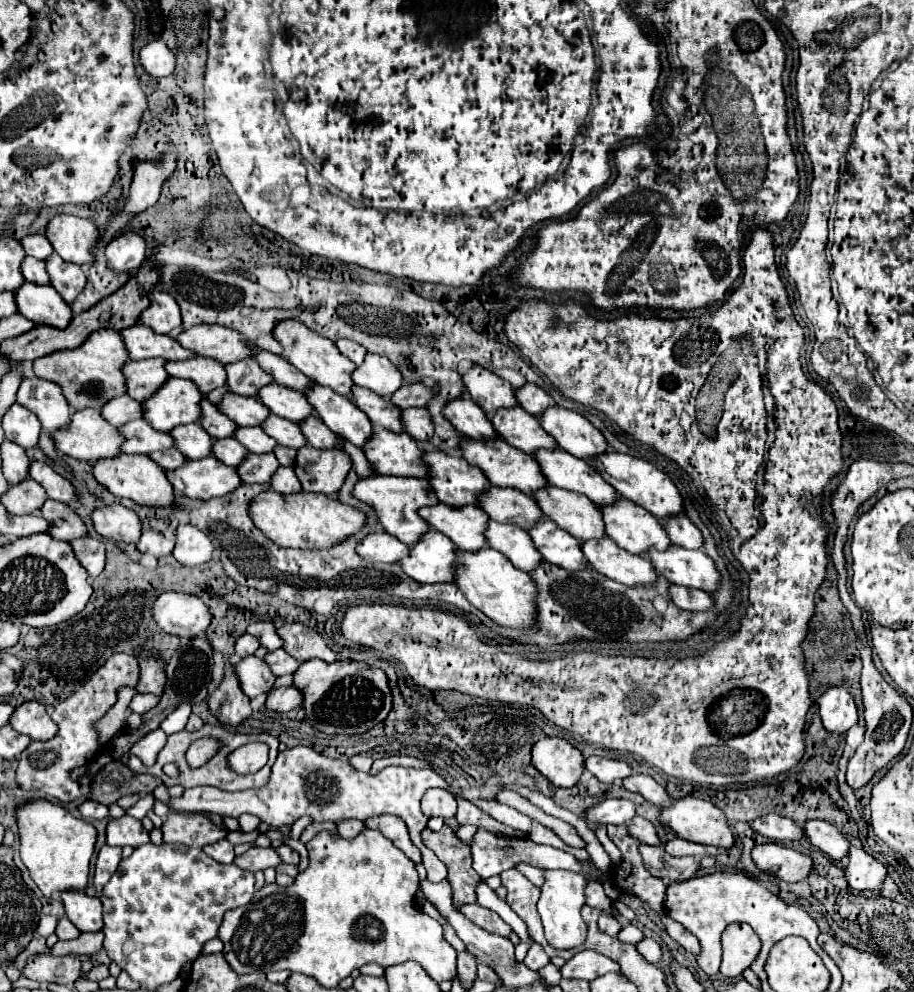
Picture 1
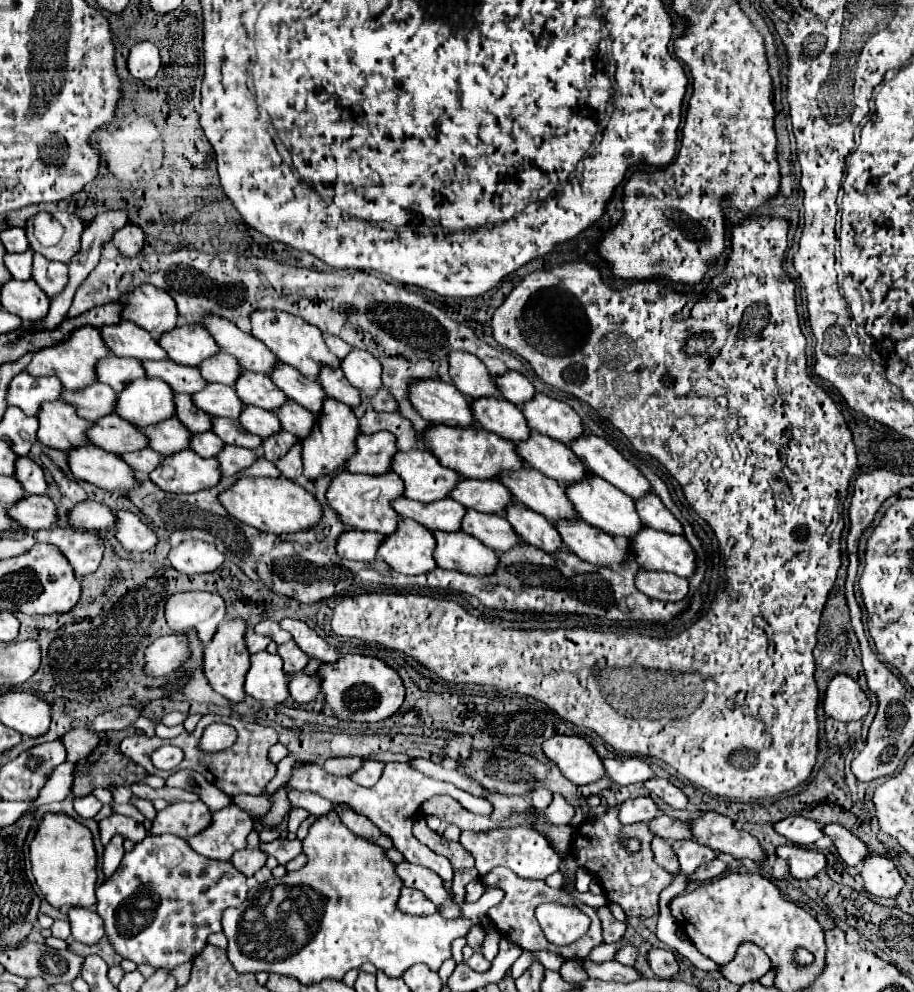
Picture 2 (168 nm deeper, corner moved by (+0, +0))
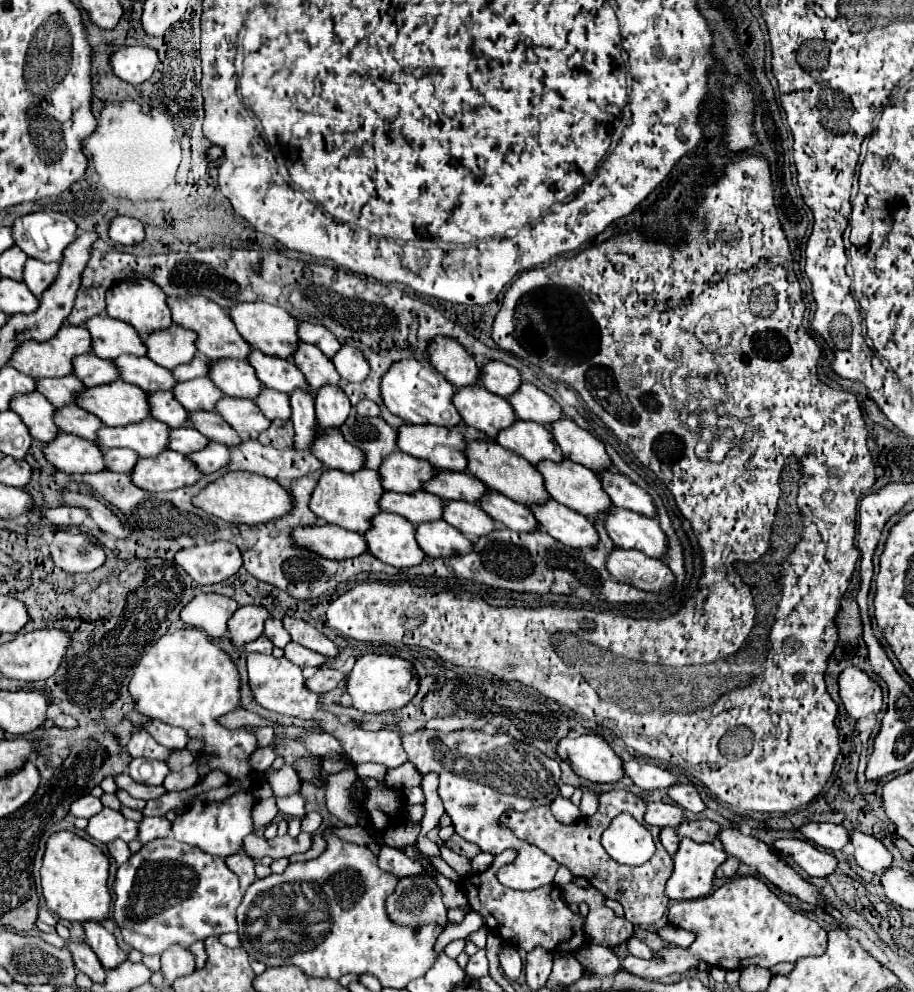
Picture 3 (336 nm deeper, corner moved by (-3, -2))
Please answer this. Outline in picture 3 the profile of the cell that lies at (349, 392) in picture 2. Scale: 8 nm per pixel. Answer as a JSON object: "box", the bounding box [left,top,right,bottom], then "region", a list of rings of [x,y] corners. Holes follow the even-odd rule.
{"box":[294,343,340,391],"region":[[[300,343],[298,351],[294,353],[294,363],[304,373],[306,381],[310,383],[310,387],[314,391],[320,389],[320,387],[324,387],[324,385],[336,385],[336,387],[340,387],[340,375],[336,373],[336,367],[314,345]]]}

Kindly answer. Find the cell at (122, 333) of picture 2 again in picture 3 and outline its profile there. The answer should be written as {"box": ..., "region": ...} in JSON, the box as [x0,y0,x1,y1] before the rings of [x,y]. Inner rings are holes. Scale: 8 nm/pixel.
{"box":[86,315,148,359],"region":[[[96,315],[86,321],[86,329],[92,333],[94,353],[102,359],[116,359],[126,351],[140,351],[134,355],[148,353],[142,337],[126,321],[116,321],[112,317]]]}

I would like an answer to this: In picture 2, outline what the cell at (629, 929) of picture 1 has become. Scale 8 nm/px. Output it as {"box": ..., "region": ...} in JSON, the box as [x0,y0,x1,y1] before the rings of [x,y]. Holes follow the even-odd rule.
{"box":[583,941,623,961],"region":[[[619,941],[619,943],[613,943],[613,945],[607,945],[607,943],[601,943],[601,945],[597,945],[583,961],[609,961],[609,959],[613,959],[613,955],[615,955],[615,951],[619,949],[623,945],[623,941]]]}

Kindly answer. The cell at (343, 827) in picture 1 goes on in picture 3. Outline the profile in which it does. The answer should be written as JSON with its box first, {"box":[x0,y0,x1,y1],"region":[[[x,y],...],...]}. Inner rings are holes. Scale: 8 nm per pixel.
{"box":[266,765,302,799],"region":[[[284,765],[280,771],[270,771],[270,769],[268,769],[266,781],[270,783],[276,799],[288,797],[288,795],[298,793],[298,791],[302,789],[302,781],[300,781],[298,773],[296,773],[290,765]]]}

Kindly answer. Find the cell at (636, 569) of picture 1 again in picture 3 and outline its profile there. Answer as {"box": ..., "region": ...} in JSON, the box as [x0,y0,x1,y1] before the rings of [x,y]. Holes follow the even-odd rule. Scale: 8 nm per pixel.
{"box":[530,499,598,549],"region":[[[554,499],[544,505],[532,505],[530,509],[542,531],[552,535],[562,545],[572,549],[588,549],[598,545],[598,531],[594,529],[594,523]]]}

